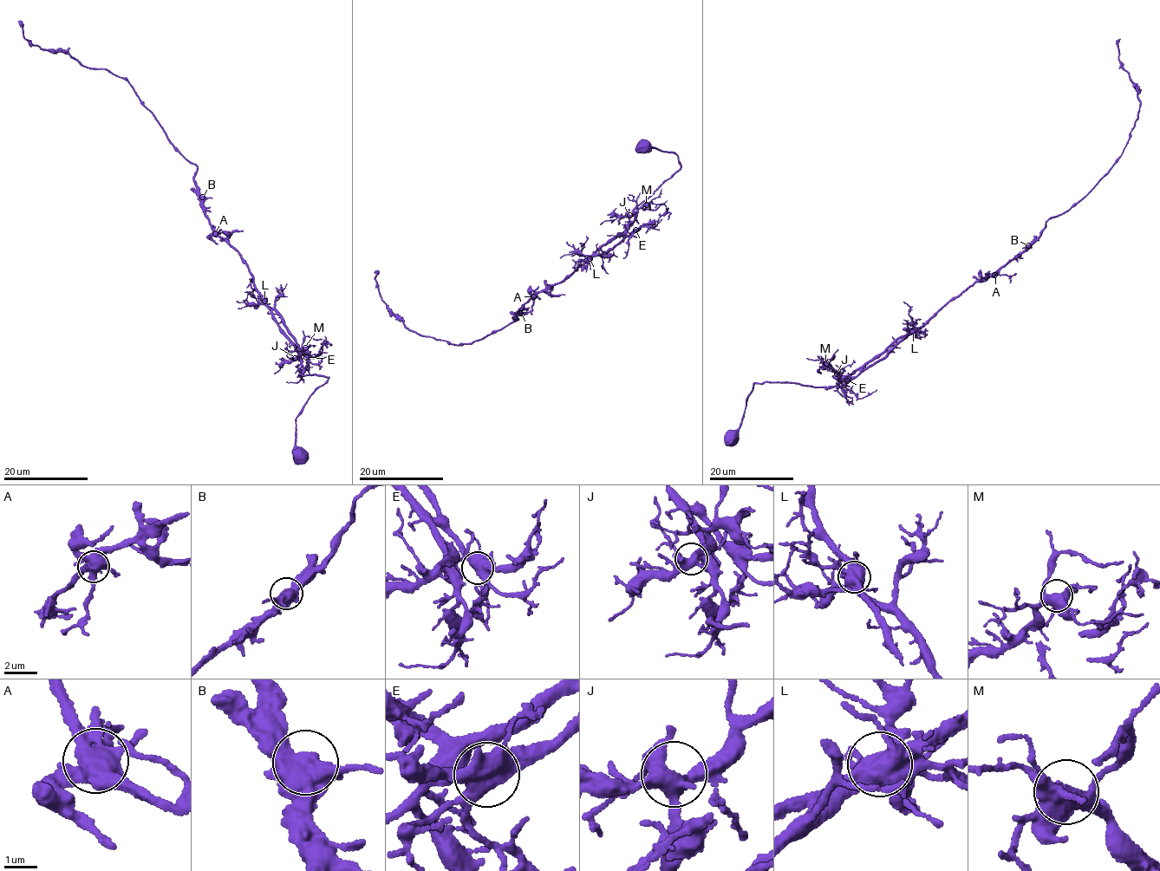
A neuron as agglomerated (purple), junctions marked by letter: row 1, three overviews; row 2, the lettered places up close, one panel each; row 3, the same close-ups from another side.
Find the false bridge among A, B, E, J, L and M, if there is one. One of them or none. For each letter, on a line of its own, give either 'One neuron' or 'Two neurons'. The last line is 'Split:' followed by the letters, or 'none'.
A: One neuron
B: One neuron
E: One neuron
J: One neuron
L: One neuron
M: One neuron
Split: none

